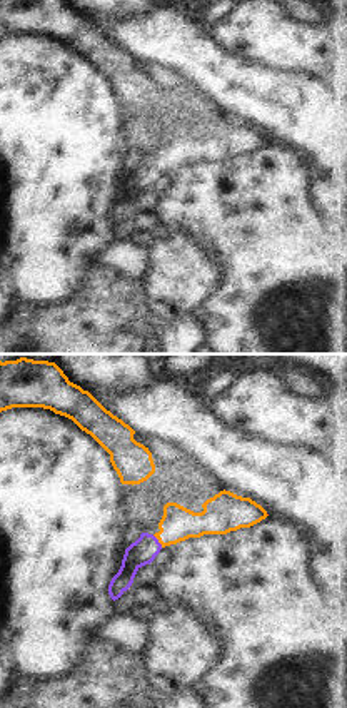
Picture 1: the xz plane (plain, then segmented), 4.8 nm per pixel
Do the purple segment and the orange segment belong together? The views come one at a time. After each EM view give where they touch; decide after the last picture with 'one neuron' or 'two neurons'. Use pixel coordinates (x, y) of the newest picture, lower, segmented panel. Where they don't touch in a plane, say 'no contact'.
contact (157, 541)

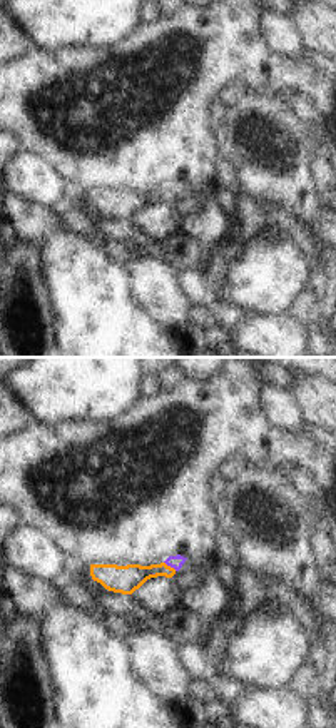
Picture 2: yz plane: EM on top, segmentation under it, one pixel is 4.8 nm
contact (171, 566)

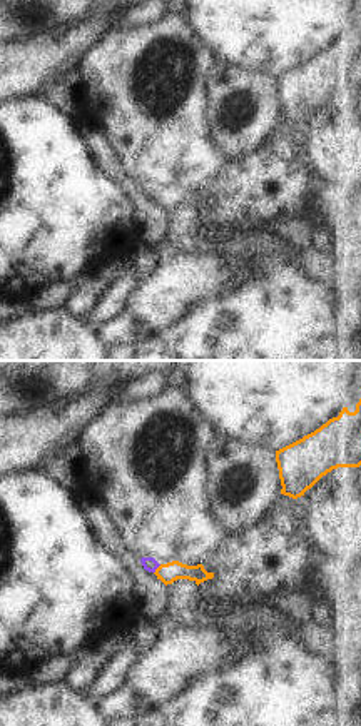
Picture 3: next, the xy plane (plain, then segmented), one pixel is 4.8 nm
contact (156, 568)

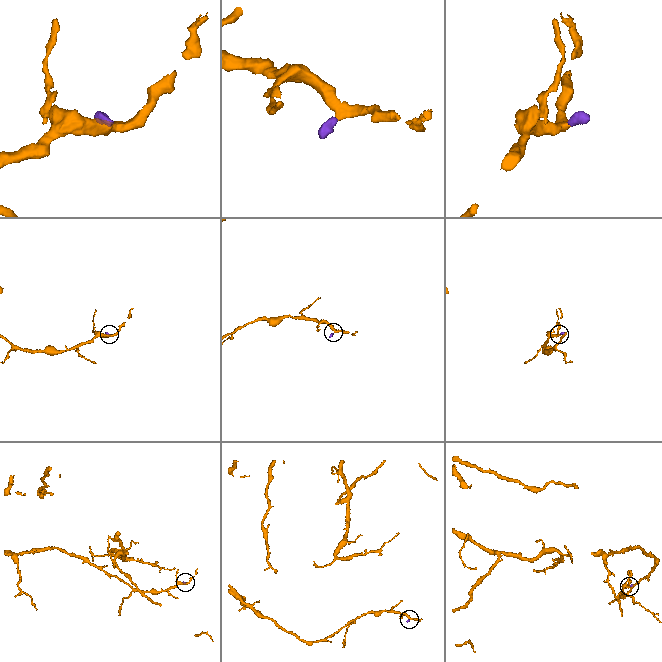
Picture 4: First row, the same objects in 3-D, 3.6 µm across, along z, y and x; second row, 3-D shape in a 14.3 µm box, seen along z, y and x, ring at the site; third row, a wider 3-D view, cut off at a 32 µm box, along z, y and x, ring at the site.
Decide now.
one neuron

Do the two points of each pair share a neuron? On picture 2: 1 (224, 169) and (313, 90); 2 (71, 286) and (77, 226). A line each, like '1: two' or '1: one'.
1: two
2: two

